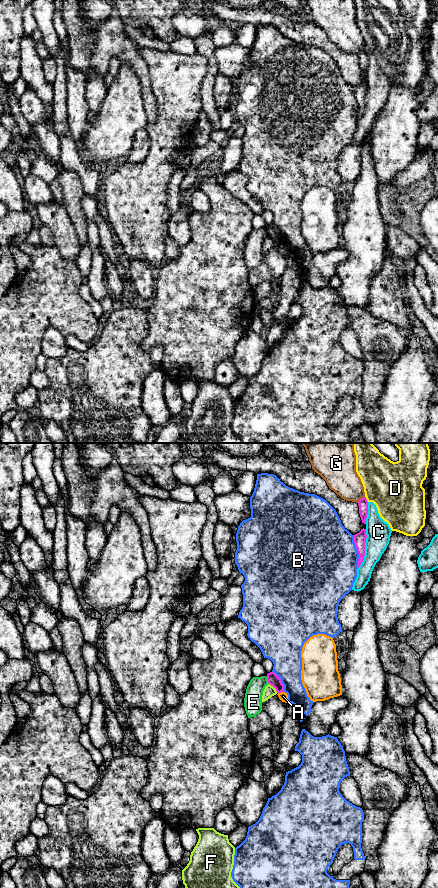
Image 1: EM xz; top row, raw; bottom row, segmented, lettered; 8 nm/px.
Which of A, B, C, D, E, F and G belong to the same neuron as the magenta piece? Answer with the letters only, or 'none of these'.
none of these

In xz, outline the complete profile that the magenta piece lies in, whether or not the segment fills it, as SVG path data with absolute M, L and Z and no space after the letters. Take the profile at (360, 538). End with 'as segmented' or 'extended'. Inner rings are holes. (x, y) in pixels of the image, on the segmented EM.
M361 529L361 531L354 535L354 543L359 554L357 569L360 567L365 556L365 542L366 542L366 529Z; as segmented

